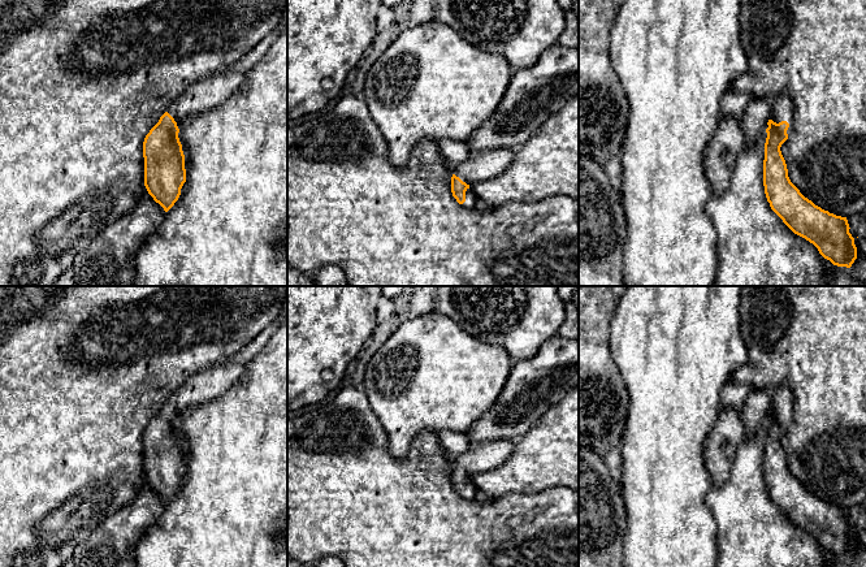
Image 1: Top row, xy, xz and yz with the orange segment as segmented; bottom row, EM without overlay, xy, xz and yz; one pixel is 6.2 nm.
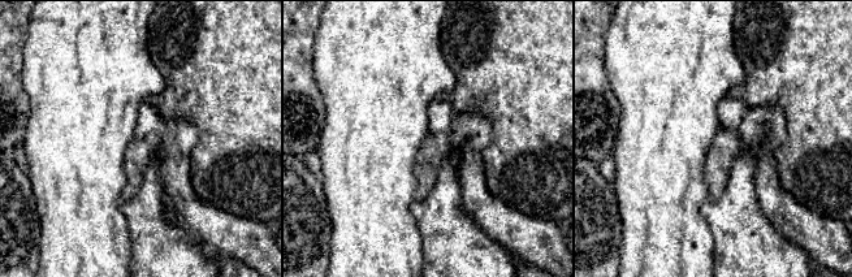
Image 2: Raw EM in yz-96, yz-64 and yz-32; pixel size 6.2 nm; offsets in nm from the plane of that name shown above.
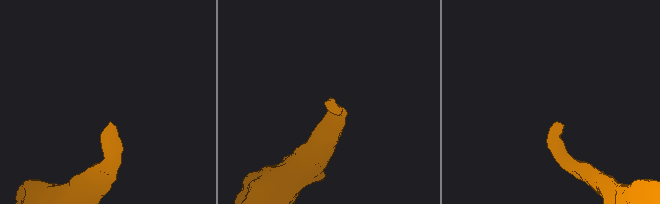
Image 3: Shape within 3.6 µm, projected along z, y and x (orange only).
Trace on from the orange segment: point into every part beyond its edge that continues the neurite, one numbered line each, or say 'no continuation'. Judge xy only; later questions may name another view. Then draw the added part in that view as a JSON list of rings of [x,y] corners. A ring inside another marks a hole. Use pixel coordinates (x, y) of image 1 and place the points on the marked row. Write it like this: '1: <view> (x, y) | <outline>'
1: xy (200, 96) | [[[224,69],[208,78],[187,86],[182,94],[168,107],[166,112],[174,118],[177,126],[194,114],[205,113],[226,101],[243,83],[247,72]]]

